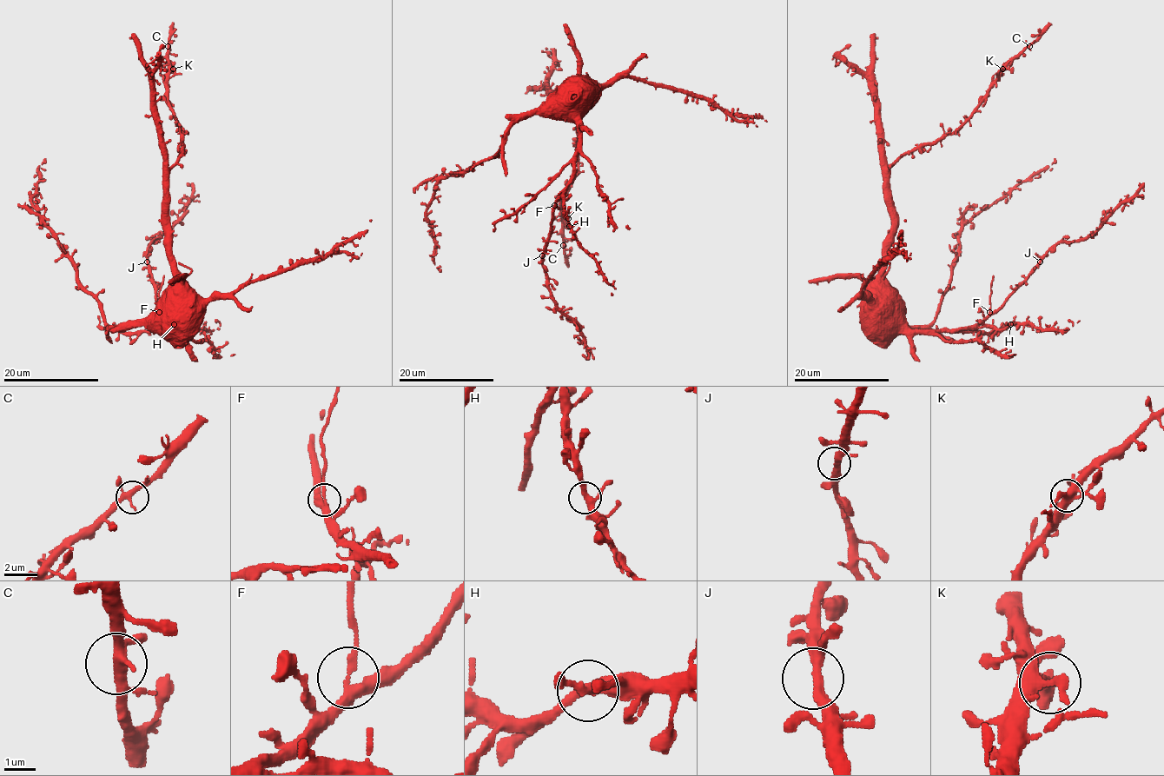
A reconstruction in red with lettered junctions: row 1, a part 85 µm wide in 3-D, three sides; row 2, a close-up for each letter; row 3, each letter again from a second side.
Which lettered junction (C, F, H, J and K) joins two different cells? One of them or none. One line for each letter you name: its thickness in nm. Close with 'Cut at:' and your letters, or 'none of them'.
F: calibre 280 nm
Cut at: F

